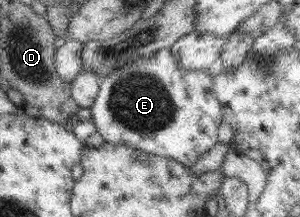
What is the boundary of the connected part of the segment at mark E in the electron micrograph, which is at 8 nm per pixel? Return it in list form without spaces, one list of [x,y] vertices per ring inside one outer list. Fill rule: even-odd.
[[[163,48],[151,57],[139,58],[105,76],[90,106],[91,120],[107,143],[125,145],[154,156],[168,156],[183,166],[192,166],[202,154],[215,147],[218,142],[217,130],[222,123],[221,103],[212,92],[214,82],[205,80],[207,73],[182,68],[177,65],[170,49]]]

